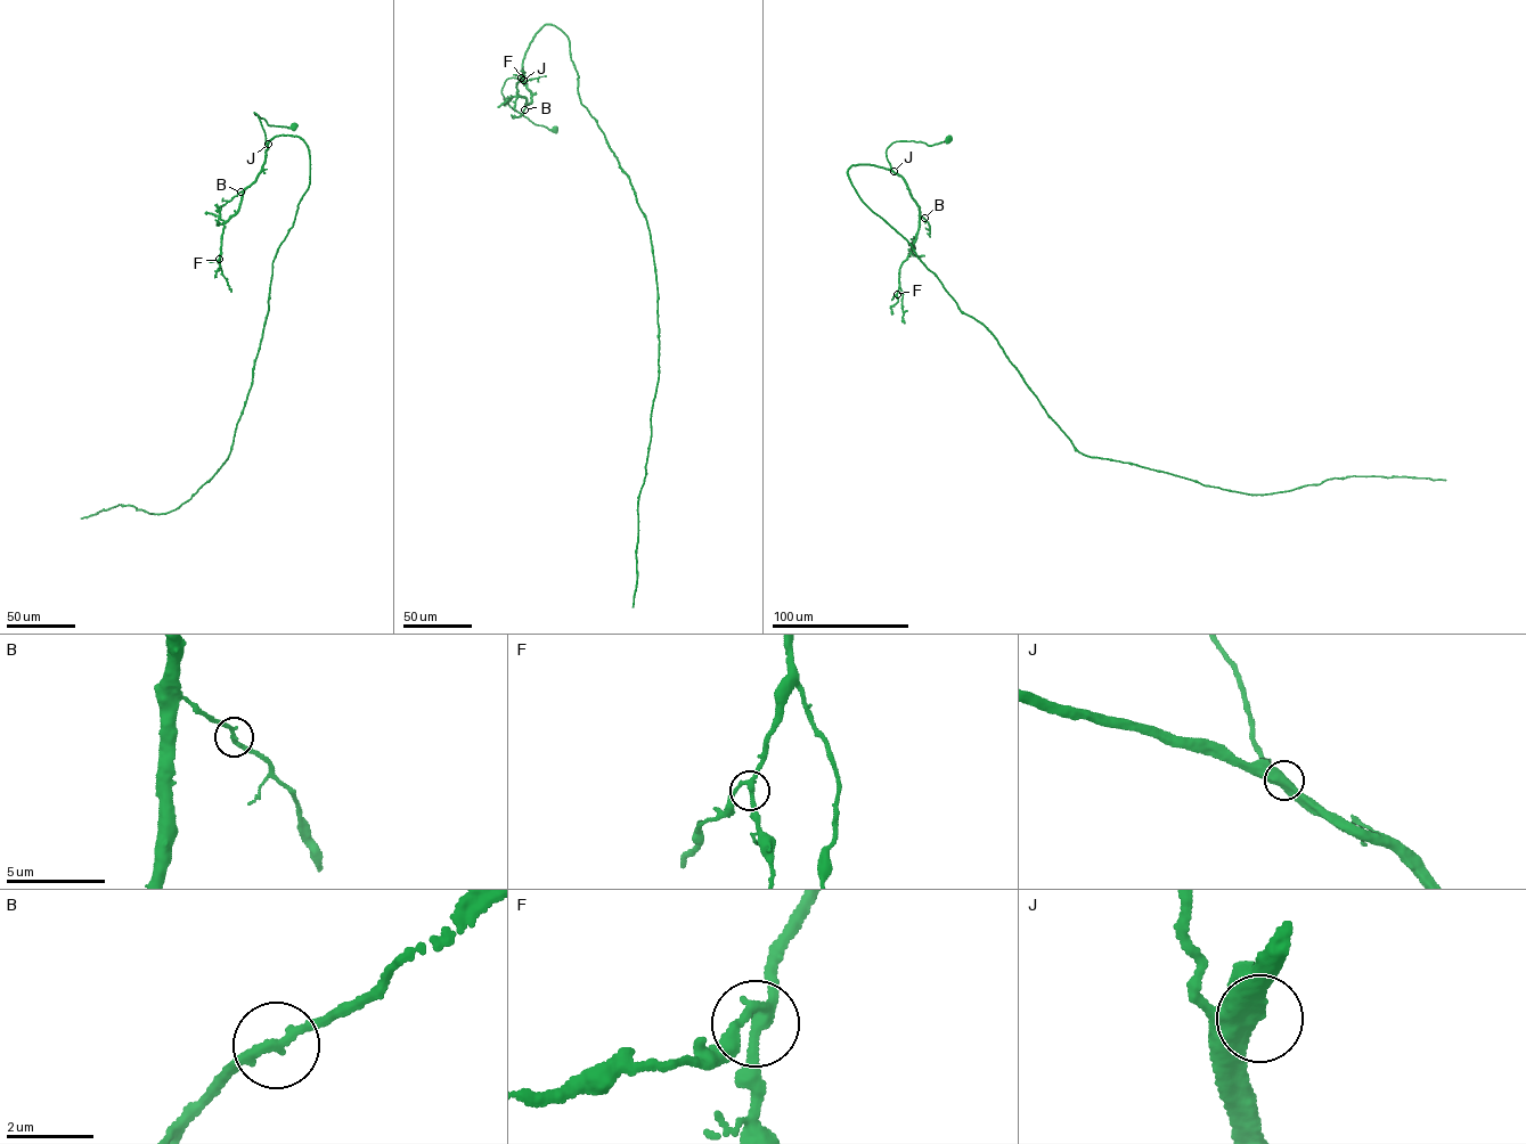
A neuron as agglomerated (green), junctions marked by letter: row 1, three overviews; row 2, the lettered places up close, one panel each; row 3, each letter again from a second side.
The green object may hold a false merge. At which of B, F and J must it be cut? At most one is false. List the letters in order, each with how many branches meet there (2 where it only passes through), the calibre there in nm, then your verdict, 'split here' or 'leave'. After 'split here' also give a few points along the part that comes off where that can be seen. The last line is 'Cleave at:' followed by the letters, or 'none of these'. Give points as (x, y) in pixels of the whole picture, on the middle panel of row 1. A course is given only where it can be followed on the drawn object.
B: 2 | 190 nm | leave
F: 3 | 220 nm | leave
J: 3 | 440 nm | leave
Cleave at: none of these

